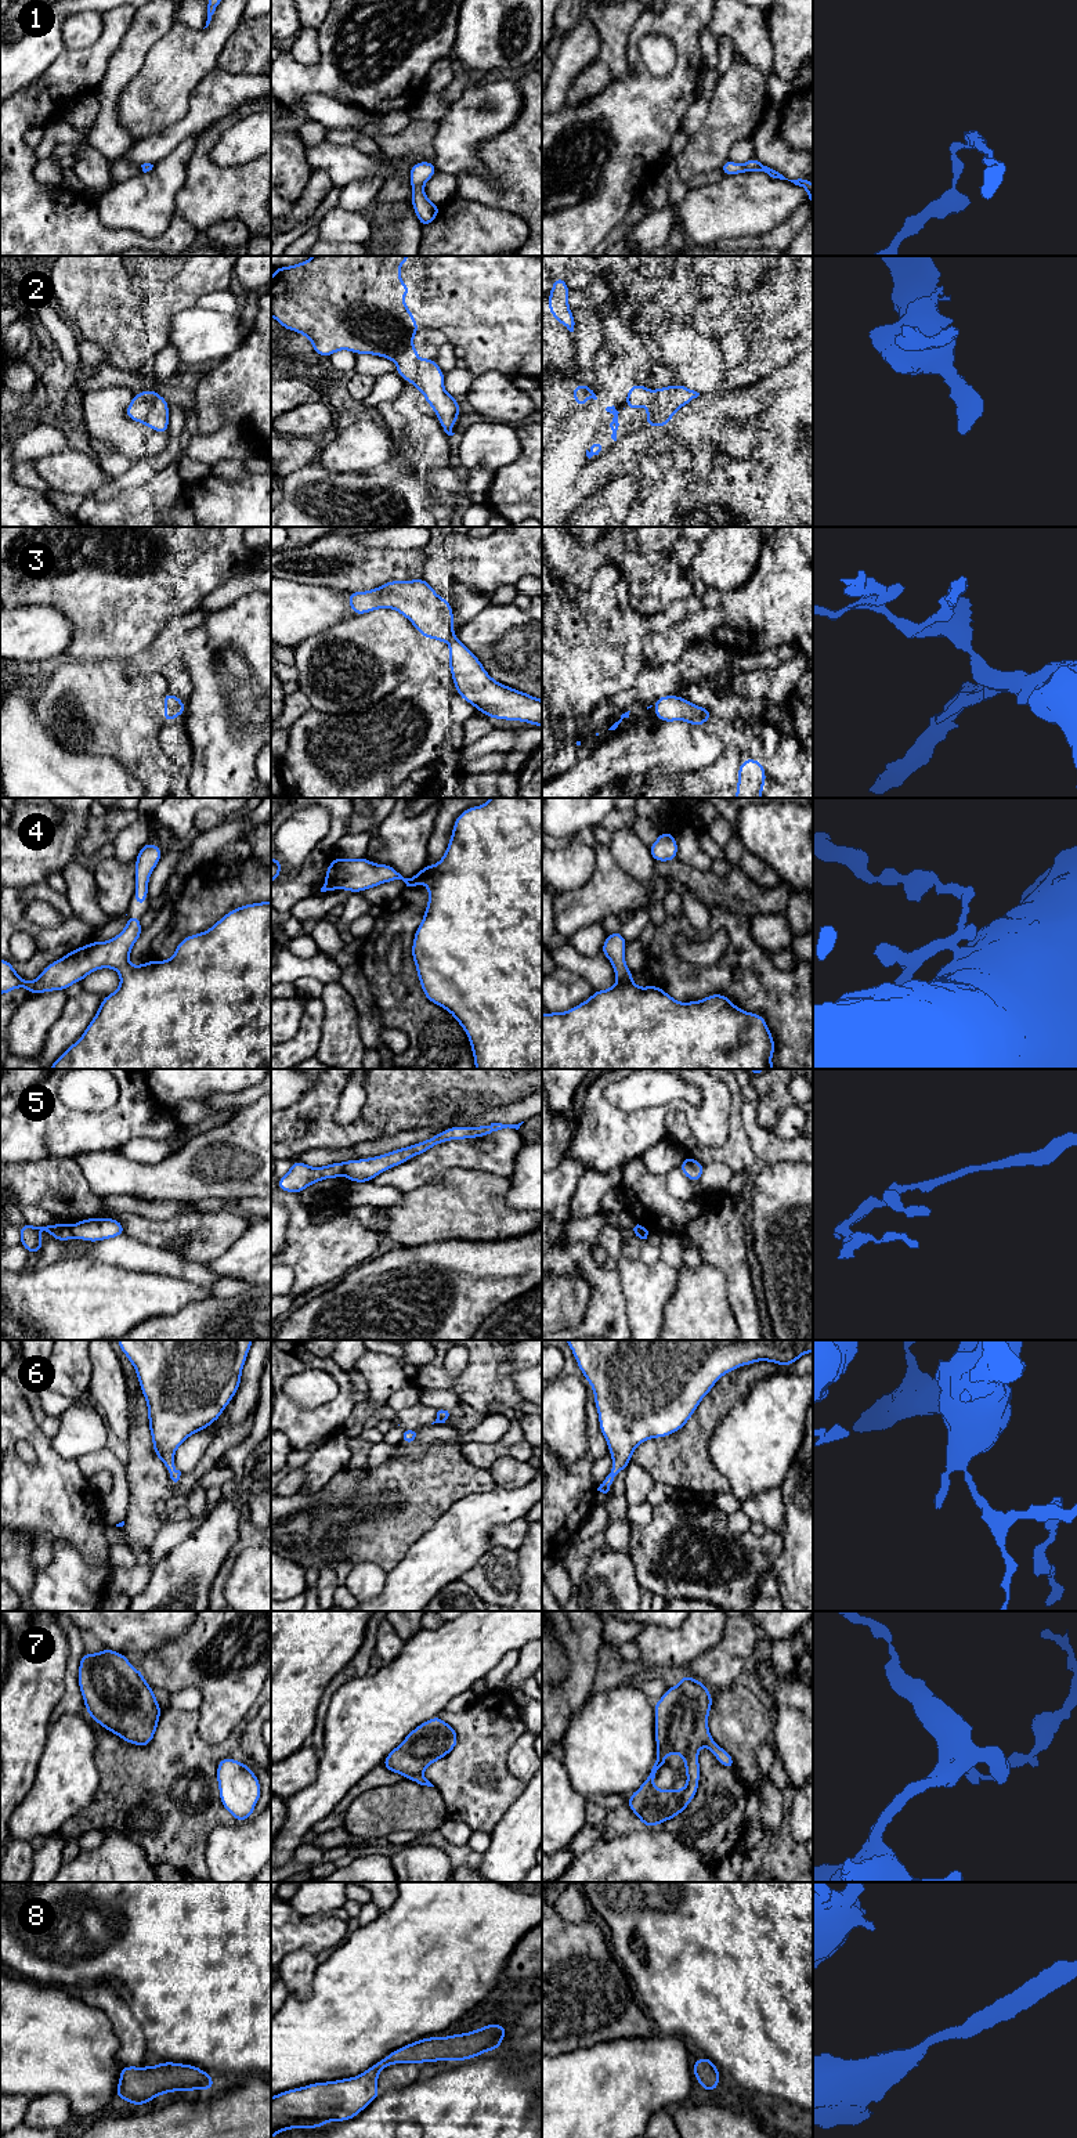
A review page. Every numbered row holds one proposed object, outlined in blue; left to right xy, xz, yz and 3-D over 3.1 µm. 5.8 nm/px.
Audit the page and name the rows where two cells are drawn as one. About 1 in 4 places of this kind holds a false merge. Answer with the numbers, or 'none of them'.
5

